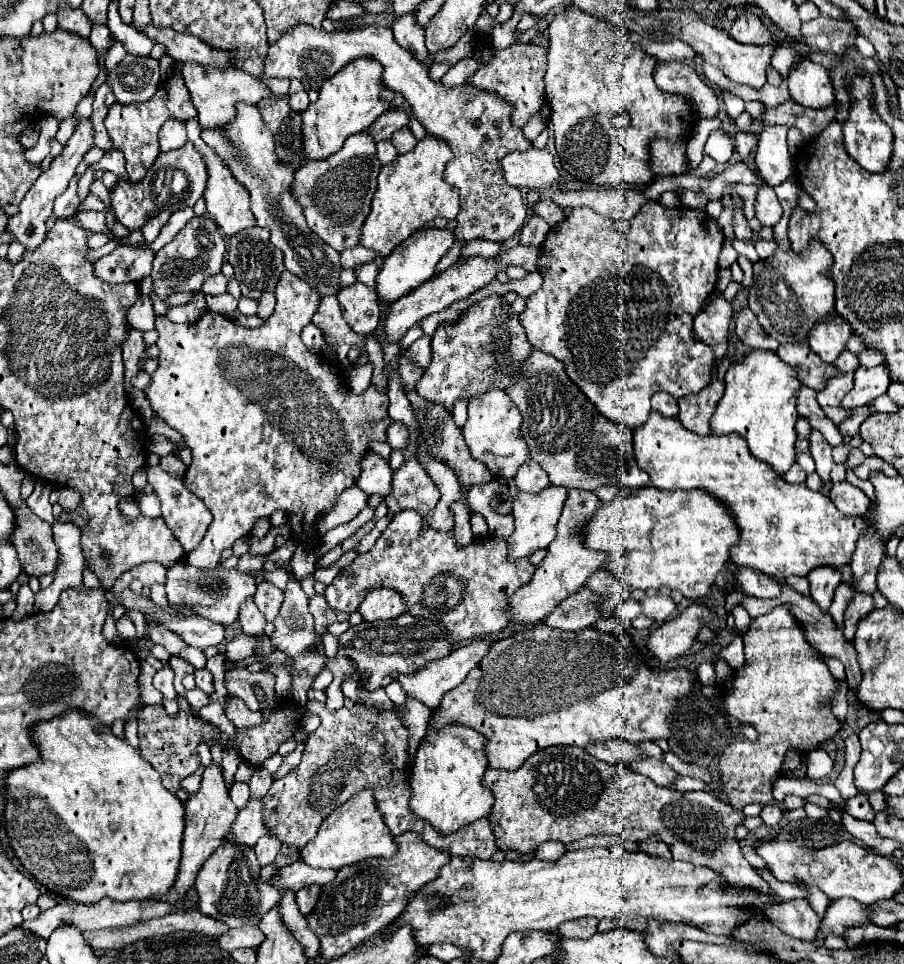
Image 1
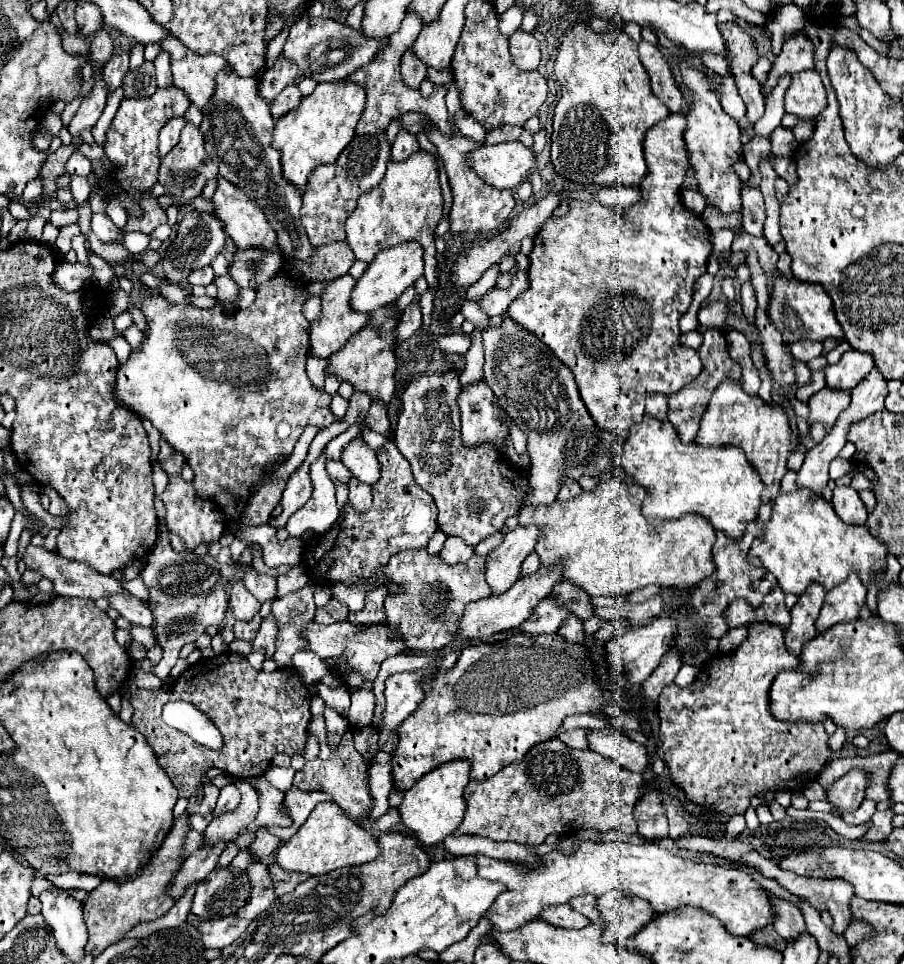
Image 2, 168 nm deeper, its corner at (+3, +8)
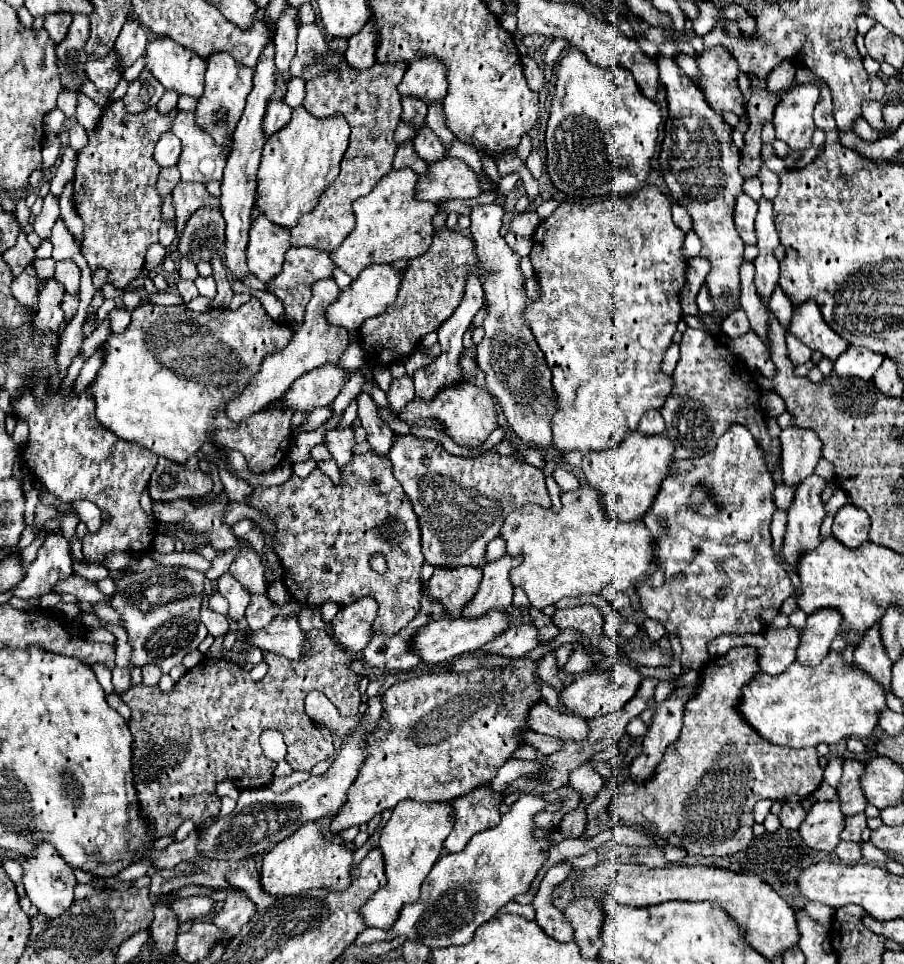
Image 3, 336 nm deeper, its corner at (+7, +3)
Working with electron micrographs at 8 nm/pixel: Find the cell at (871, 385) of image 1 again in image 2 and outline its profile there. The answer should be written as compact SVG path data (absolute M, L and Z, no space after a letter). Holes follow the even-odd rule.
M819 390L817 394L811 396L809 400L809 434L797 438L797 444L803 452L809 452L811 448L815 448L817 444L823 442L823 436L827 436L827 432L831 432L837 416L847 408L847 404L851 402L851 390Z

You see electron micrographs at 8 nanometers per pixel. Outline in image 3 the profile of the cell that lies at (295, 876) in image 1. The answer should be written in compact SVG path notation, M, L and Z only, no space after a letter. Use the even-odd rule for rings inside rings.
M233 887L231 893L227 893L223 909L215 915L213 923L221 925L227 931L227 937L235 937L235 933L239 933L241 927L247 925L247 921L251 921L255 911L257 905L253 905L247 893Z

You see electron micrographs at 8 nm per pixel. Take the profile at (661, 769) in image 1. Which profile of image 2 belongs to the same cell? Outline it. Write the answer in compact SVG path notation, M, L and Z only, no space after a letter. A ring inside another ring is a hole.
M589 730L587 734L589 748L599 752L601 756L617 760L623 768L631 772L645 772L649 766L649 754L647 748L629 740L619 730Z

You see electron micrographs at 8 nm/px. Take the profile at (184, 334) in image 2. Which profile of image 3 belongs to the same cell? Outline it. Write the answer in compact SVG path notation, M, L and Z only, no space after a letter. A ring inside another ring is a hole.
M251 299L237 311L209 309L205 313L195 313L183 305L139 305L131 313L131 323L125 333L111 333L103 343L107 353L97 377L91 383L97 419L103 427L111 429L119 437L137 441L175 463L187 463L189 457L199 453L203 443L215 443L219 447L243 453L251 473L265 473L281 463L281 459L289 453L293 409L287 409L287 405L281 401L283 397L279 397L241 423L233 423L225 409L233 397L241 395L249 387L249 381L255 373L259 373L263 359L271 353L283 351L293 333L295 331L291 325L271 319L259 299Z

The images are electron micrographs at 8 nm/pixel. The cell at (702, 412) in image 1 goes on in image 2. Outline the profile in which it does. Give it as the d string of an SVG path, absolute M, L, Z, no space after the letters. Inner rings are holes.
M697 328L703 336L703 344L697 350L701 360L703 360L703 370L701 374L695 378L695 382L691 382L689 386L685 386L675 398L669 398L669 422L675 426L675 430L679 432L679 438L685 440L685 444L693 442L697 432L699 432L699 422L703 418L703 412L707 410L707 404L715 392L715 388L725 380L725 378L735 378L741 380L741 366L729 356L727 350L727 342L721 330L717 328Z

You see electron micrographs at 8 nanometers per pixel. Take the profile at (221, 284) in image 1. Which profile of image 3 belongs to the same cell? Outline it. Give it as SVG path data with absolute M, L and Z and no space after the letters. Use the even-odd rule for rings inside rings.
M181 261L179 265L179 279L187 279L187 281L195 281L199 277L195 263L191 261Z

